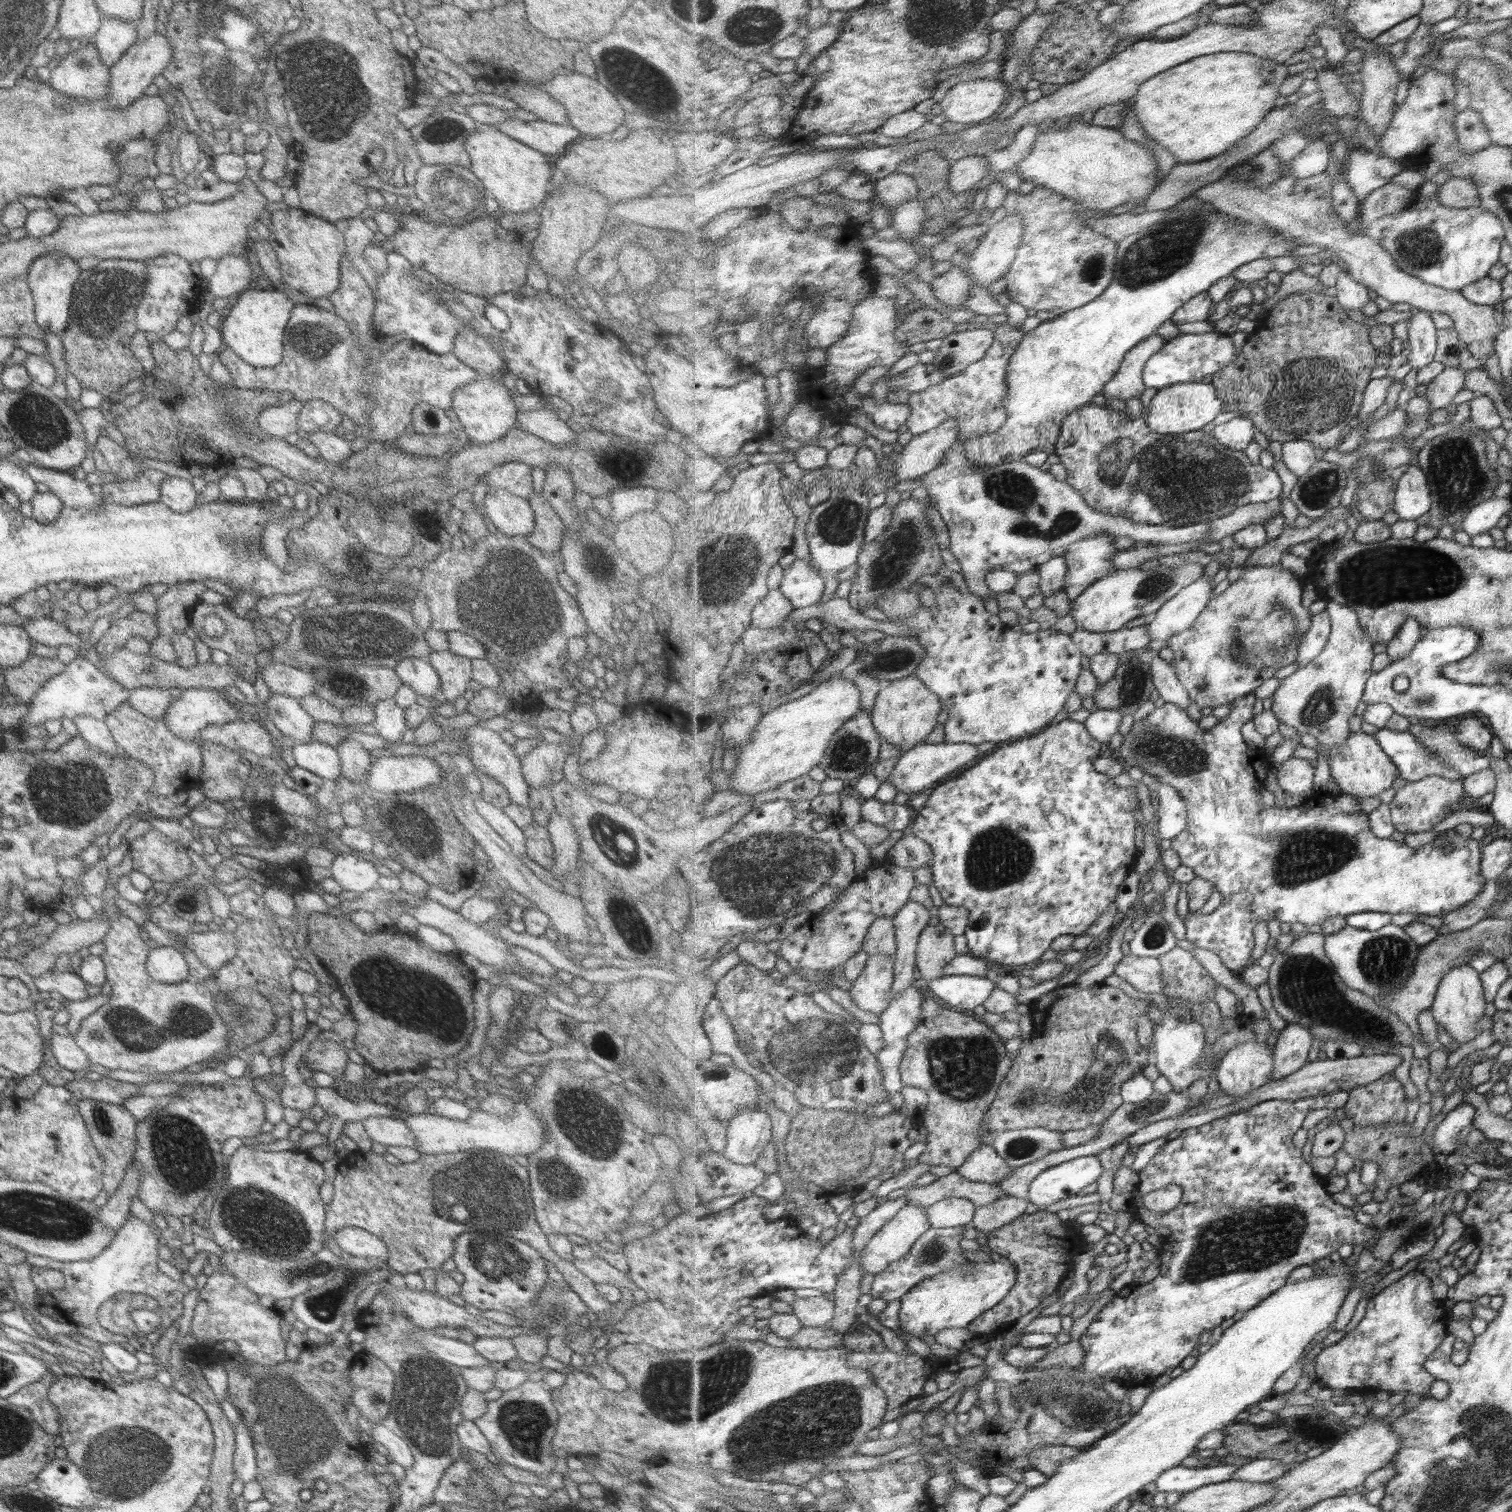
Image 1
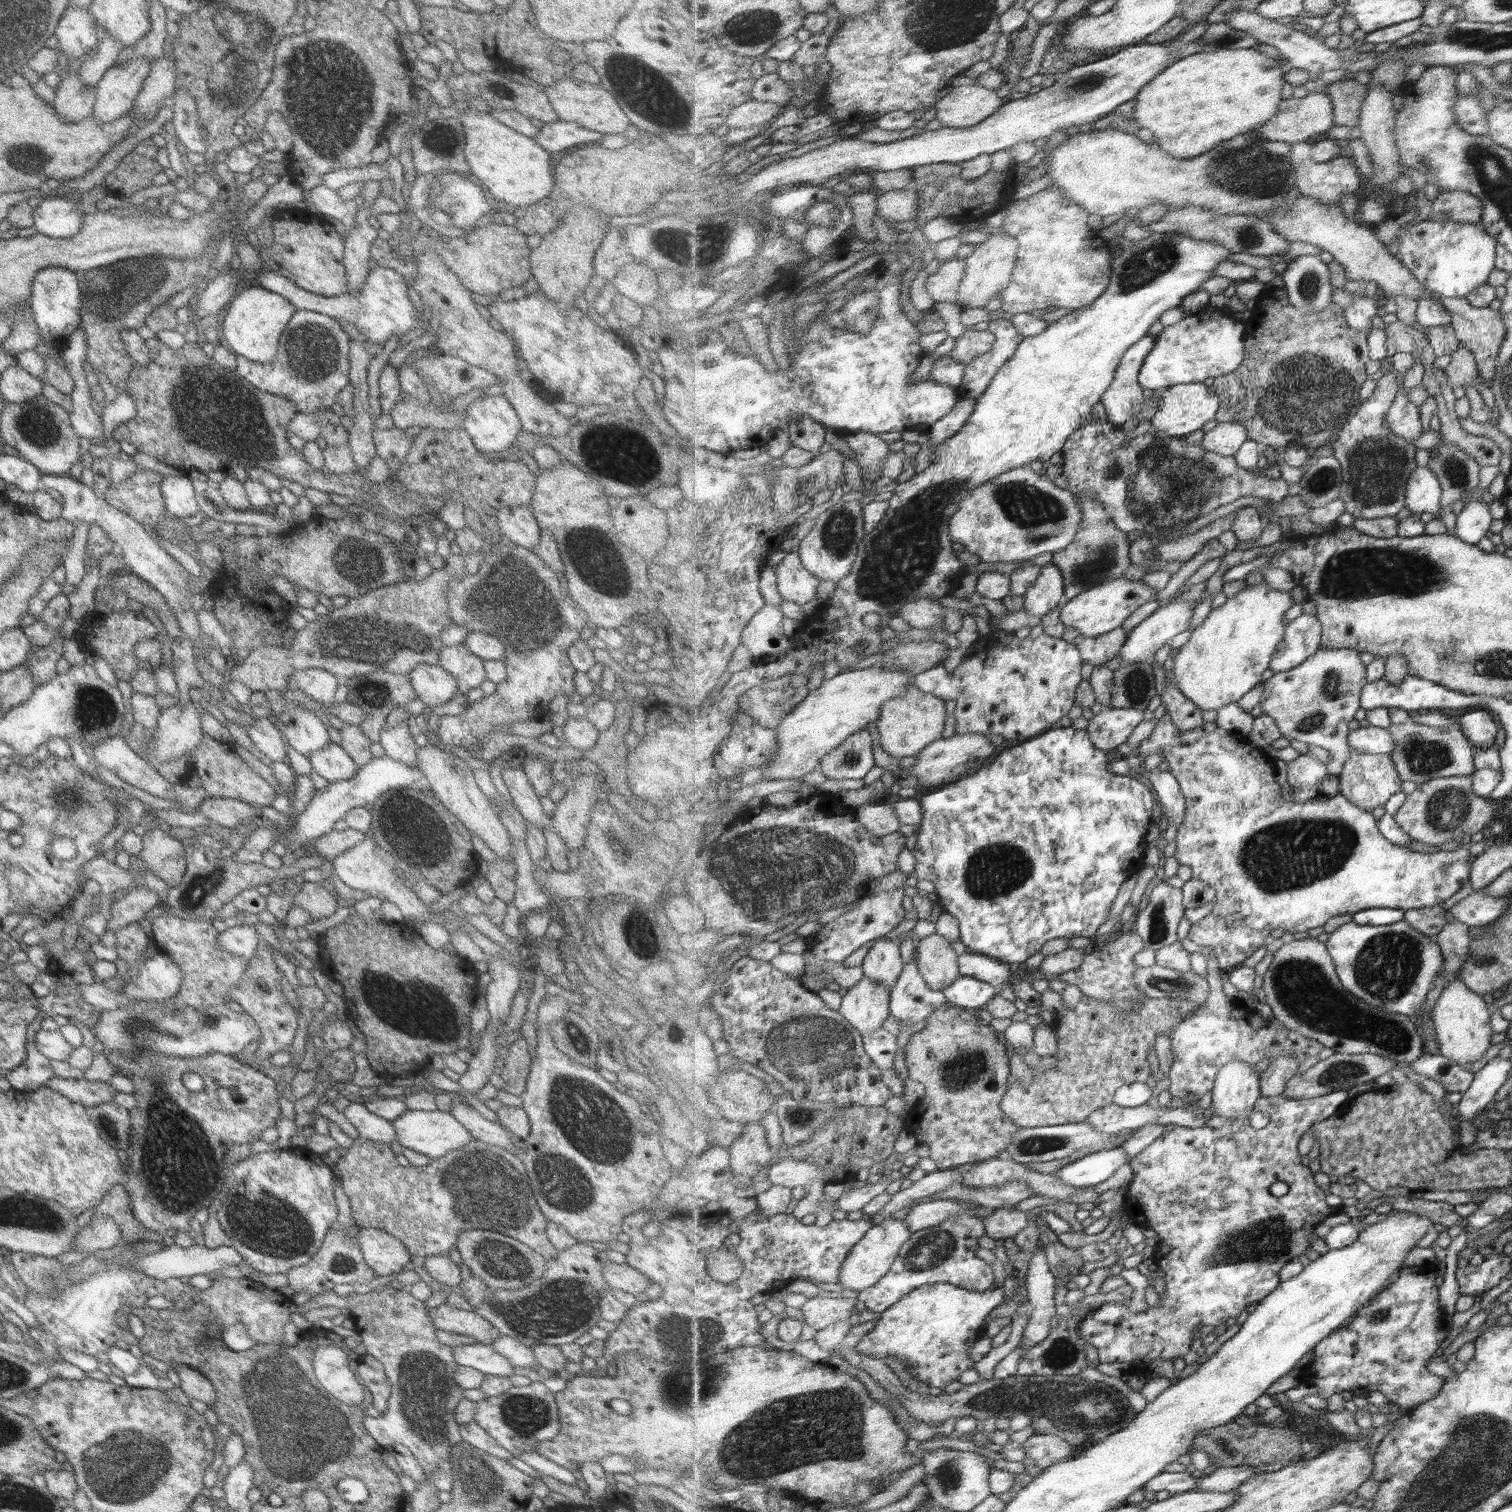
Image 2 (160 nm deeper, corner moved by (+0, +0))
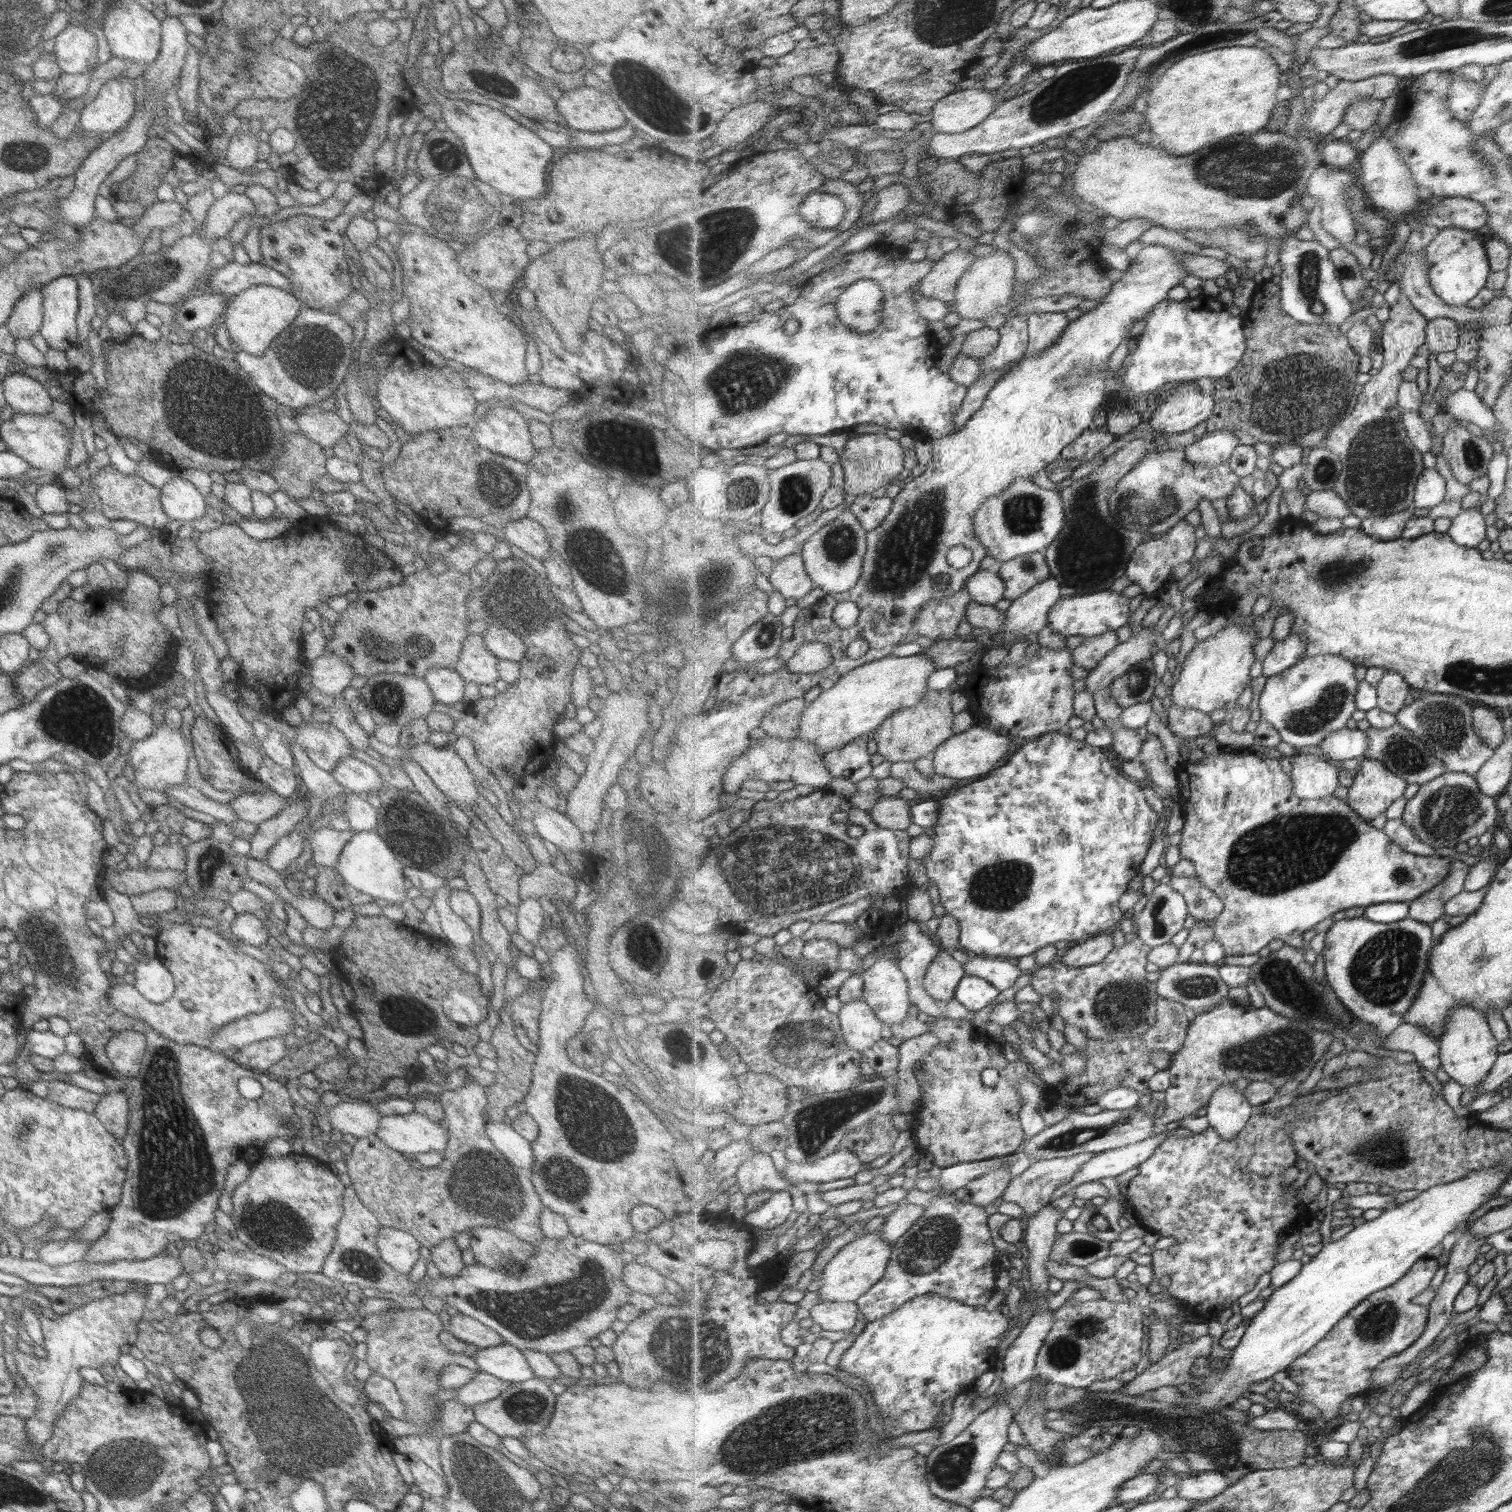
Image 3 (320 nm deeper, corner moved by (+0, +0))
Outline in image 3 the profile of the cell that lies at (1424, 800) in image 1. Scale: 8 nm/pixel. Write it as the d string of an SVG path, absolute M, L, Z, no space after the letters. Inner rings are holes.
M1445 772L1427 784L1408 800L1403 822L1415 831L1425 844L1433 848L1455 848L1473 836L1493 830L1499 816L1497 798L1482 793L1478 779L1465 772Z

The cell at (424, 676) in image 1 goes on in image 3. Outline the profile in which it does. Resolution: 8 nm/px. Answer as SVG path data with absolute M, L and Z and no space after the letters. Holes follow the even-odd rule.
M430 667L427 668L422 679L429 688L434 702L450 707L462 700L466 684L452 669Z

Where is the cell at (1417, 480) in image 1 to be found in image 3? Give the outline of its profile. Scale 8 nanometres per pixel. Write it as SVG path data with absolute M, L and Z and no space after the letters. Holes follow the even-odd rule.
M1434 468L1425 469L1419 478L1414 496L1414 506L1432 509L1439 506L1447 496L1447 482Z

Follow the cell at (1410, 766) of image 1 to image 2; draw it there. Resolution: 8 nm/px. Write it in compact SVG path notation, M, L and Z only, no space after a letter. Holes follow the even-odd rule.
M1373 726L1350 730L1349 747L1361 754L1387 754L1391 755L1395 748L1395 741L1389 733L1389 729Z

